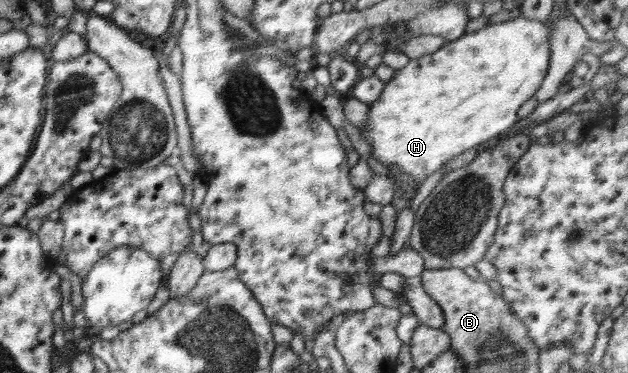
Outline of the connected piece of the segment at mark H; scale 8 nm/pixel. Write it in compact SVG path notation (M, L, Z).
M520 16L509 22L501 22L500 24L487 25L481 30L465 34L457 40L447 42L438 52L433 54L424 55L417 59L411 59L410 62L402 70L395 71L389 81L385 82L385 87L381 91L381 97L375 100L375 103L369 105L369 112L366 117L366 124L360 130L361 138L369 144L371 148L371 156L384 166L391 166L395 164L395 168L399 168L401 172L409 174L415 178L415 182L420 184L430 174L436 170L441 169L441 166L451 160L455 155L465 152L470 148L477 147L479 144L495 140L497 136L505 134L507 130L515 127L519 121L517 117L517 110L521 108L524 102L527 102L537 90L548 72L550 66L550 44L549 35L550 25L547 23L539 23L535 20L526 20Z

